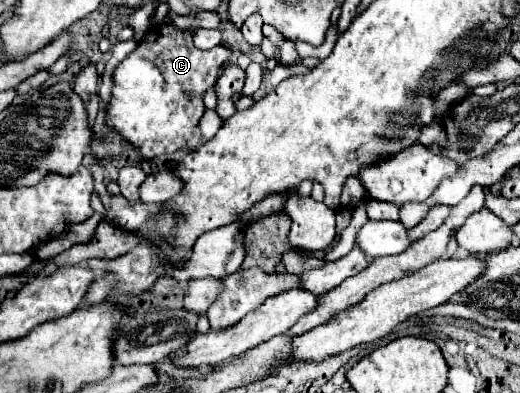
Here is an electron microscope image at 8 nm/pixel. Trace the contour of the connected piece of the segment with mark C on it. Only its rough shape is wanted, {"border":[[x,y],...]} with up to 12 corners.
{"border":[[154,24],[112,74],[106,126],[140,160],[200,144],[230,50]]}

